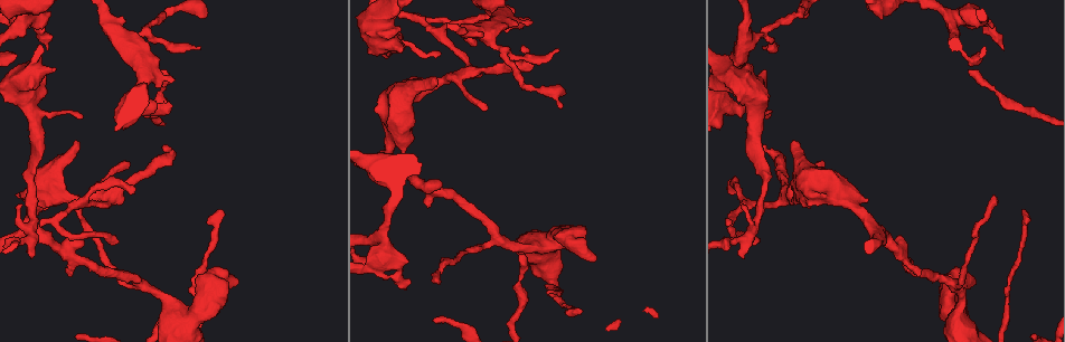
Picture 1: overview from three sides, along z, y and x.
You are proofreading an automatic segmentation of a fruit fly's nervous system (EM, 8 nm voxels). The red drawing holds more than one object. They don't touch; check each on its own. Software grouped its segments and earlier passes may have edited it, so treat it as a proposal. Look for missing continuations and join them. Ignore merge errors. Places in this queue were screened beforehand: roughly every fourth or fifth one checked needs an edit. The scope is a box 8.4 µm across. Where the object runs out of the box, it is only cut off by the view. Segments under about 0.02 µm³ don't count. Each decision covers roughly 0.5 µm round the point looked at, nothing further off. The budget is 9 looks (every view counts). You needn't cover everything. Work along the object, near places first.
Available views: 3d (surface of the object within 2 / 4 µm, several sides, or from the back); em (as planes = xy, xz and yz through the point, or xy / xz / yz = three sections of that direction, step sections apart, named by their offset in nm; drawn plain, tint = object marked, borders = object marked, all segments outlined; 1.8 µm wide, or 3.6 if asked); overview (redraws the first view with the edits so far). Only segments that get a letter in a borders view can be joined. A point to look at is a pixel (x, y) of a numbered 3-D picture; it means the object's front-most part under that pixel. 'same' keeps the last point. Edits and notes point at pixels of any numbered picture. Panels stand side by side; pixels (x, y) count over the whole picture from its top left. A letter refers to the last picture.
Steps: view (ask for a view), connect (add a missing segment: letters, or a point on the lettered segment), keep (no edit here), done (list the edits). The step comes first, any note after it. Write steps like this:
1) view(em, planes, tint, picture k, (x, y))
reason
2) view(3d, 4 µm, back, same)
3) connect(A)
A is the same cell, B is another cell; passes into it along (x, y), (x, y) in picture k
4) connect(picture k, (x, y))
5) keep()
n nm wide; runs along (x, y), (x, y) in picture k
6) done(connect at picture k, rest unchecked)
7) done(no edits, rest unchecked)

view(em, 3.6 µm, yz, step 4, borders, picture 1, (47, 49))
branch stops here

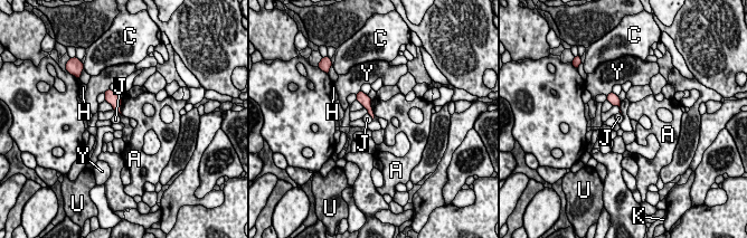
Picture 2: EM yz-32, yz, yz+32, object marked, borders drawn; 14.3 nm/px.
keep()
A, C, H, J, K, U and Y are other cells; border along (620, 102), (620, 108), (623, 114) in picture 2; none of them fits

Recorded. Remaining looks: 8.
view(em, planes, borders, picture 1, (593, 261))
stops while still wide

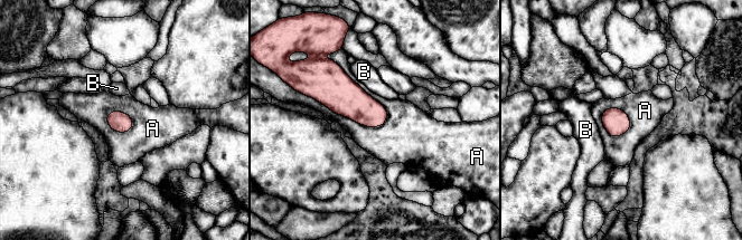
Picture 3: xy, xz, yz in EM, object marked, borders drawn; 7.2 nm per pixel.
keep()
A touches over 650 nm; A and B are other cells; no lettered segment goes on from it

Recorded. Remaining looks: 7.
view(em, xy, step 16, borders, picture 1, (521, 45))
free end

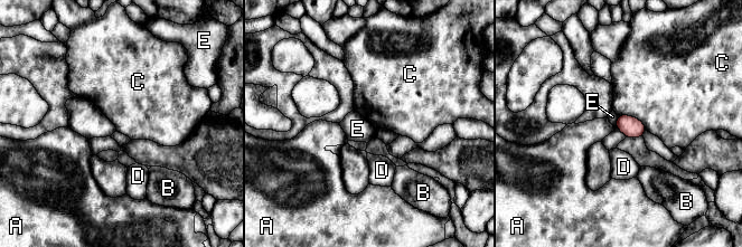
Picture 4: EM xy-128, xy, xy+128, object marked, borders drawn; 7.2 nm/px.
view(em, xz, step 4, borders, same)

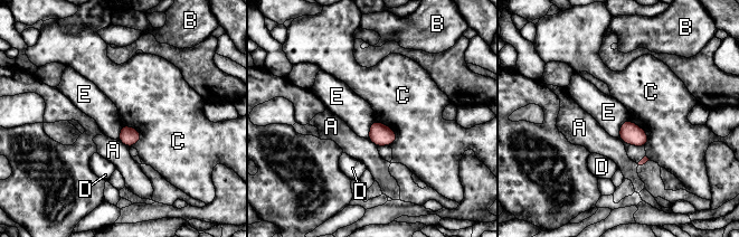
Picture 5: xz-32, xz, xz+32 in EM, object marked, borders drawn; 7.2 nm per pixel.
keep()
A, B, C, D and E are other cells; border along (628, 120), (621, 125), (618, 135) in picture 5; none of them fits

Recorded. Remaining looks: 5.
view(em, planes, plain, picture 1, (198, 47))
tapers out

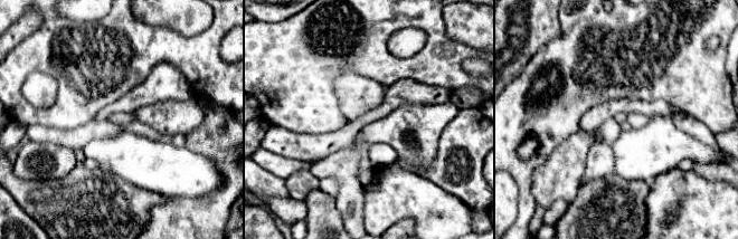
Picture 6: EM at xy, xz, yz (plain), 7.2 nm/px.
view(em, planes, borders, same)
see the neighbours

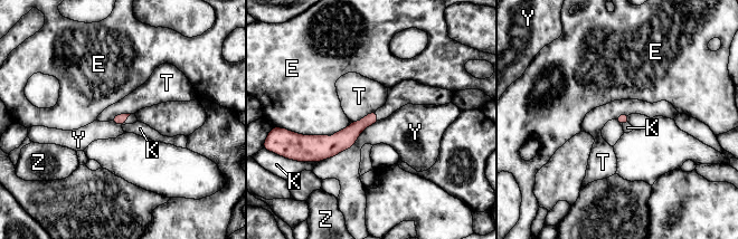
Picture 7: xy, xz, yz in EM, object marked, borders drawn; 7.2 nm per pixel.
keep()
E, K, T, Y and Z are other cells; border along (375, 110), (360, 120), (352, 122) in picture 7; none of them fits

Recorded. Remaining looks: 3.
done(no edits, rest unchecked)

